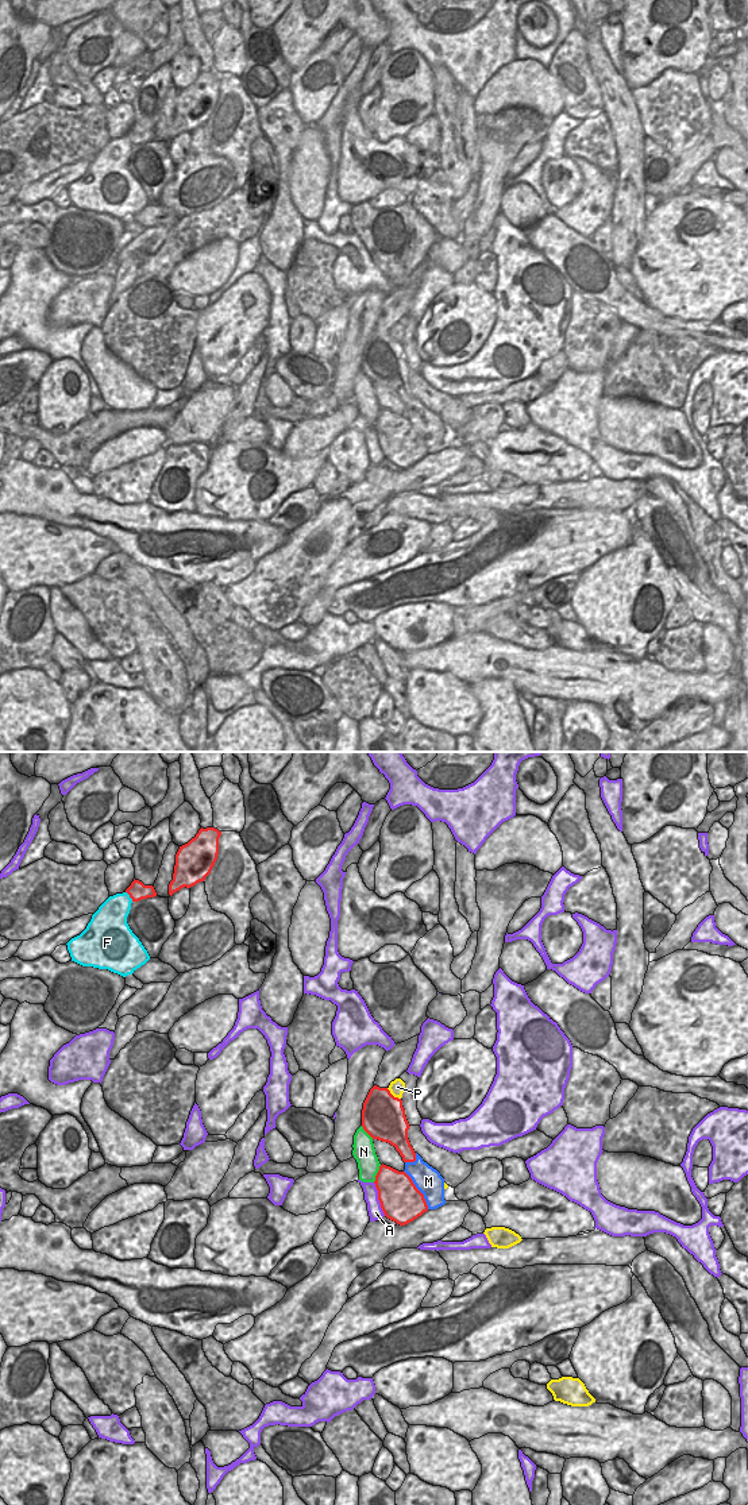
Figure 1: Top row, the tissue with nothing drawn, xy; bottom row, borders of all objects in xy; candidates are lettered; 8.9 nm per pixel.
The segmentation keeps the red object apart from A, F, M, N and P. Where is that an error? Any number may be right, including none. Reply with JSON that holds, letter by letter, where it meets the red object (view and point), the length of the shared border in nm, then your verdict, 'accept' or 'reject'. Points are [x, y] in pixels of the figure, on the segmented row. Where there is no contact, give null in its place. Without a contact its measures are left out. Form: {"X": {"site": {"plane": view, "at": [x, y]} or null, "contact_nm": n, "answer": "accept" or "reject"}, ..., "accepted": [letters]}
{"A": {"site": {"plane": "xy", "at": [378, 1199]}, "contact_nm": 320, "answer": "reject"}, "F": {"site": {"plane": "xy", "at": [130, 896]}, "contact_nm": 120, "answer": "reject"}, "M": {"site": {"plane": "xy", "at": [417, 1189]}, "contact_nm": 420, "answer": "accept"}, "N": {"site": {"plane": "xy", "at": [377, 1173]}, "contact_nm": 170, "answer": "reject"}, "P": {"site": {"plane": "xy", "at": [392, 1095]}, "contact_nm": 170, "answer": "reject"}, "accepted": ["M"]}

